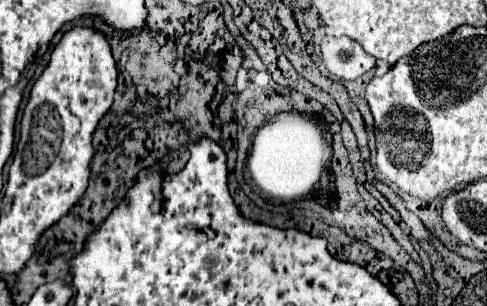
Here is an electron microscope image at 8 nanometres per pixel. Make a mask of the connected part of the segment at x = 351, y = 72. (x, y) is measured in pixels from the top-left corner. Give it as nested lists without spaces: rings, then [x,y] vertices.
[[[326,36],[320,48],[326,68],[344,80],[356,80],[376,66],[376,58],[366,54],[364,48],[354,40]]]

